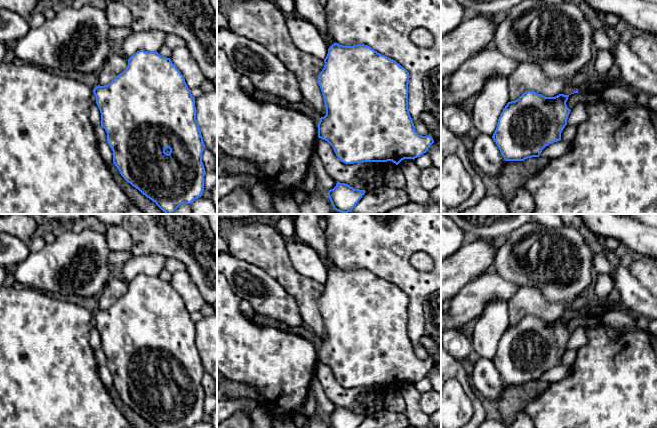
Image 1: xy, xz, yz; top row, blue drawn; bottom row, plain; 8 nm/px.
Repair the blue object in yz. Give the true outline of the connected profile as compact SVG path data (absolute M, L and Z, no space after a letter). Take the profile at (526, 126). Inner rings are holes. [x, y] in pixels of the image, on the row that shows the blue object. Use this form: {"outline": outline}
{"outline": "M525 91L517 100L508 102L492 136L503 158L506 161L524 161L539 157L546 146L560 141L571 111L566 105L568 97L564 94L545 97L533 91Z"}

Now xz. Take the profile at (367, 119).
{"outline": "M334 43L324 59L318 83L324 98L326 115L317 125L318 138L327 141L338 159L345 164L392 161L398 165L404 159L420 157L434 143L433 138L419 135L408 109L409 72L395 60L382 55L368 45L343 46Z"}

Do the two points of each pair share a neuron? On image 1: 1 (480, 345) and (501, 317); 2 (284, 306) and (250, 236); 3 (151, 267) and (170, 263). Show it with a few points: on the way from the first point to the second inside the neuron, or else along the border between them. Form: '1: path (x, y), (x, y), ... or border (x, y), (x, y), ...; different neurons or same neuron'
1: path (485, 338), (488, 330), (494, 324); same neuron
2: border (249, 262), (271, 275), (286, 291); different neurons
3: border (166, 258), (163, 267); different neurons

